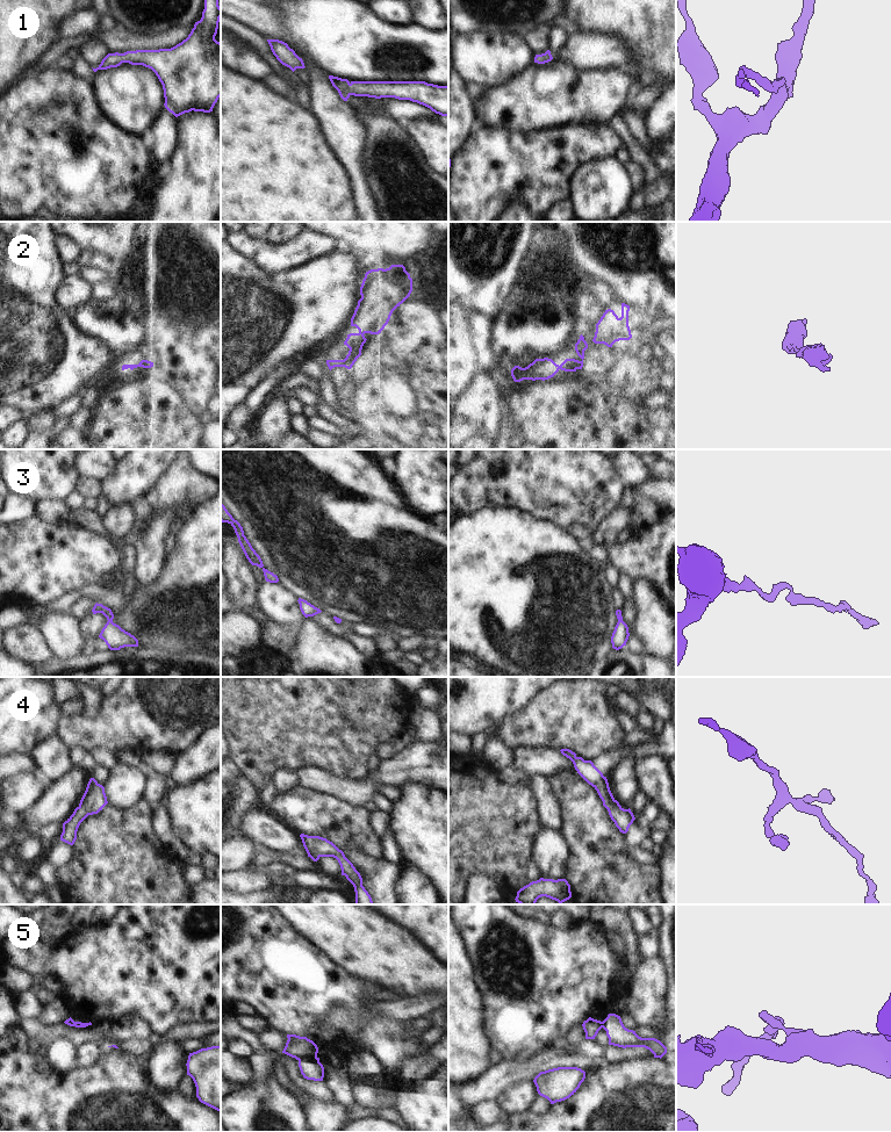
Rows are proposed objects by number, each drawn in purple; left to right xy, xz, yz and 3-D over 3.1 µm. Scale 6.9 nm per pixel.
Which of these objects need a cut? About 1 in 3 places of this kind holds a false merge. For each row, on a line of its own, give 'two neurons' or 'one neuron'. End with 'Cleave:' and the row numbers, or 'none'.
1: one neuron
2: one neuron
3: one neuron
4: one neuron
5: two neurons
Cleave: 5

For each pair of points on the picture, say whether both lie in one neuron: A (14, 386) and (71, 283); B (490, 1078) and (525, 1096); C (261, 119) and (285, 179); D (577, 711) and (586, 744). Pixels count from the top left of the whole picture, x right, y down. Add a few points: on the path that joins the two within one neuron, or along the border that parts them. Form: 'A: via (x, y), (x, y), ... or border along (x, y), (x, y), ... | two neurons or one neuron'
A: border along (62, 278), (55, 294), (55, 300), (69, 312) | two neurons
B: border along (532, 1080), (510, 1083), (495, 1100) | two neurons
C: via (261, 134), (261, 156), (270, 164) | one neuron
D: via (579, 719), (586, 726), (586, 736) | one neuron

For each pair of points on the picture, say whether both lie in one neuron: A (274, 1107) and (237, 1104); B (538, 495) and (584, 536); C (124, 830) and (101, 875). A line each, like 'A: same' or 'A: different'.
A: same
B: same
C: same

